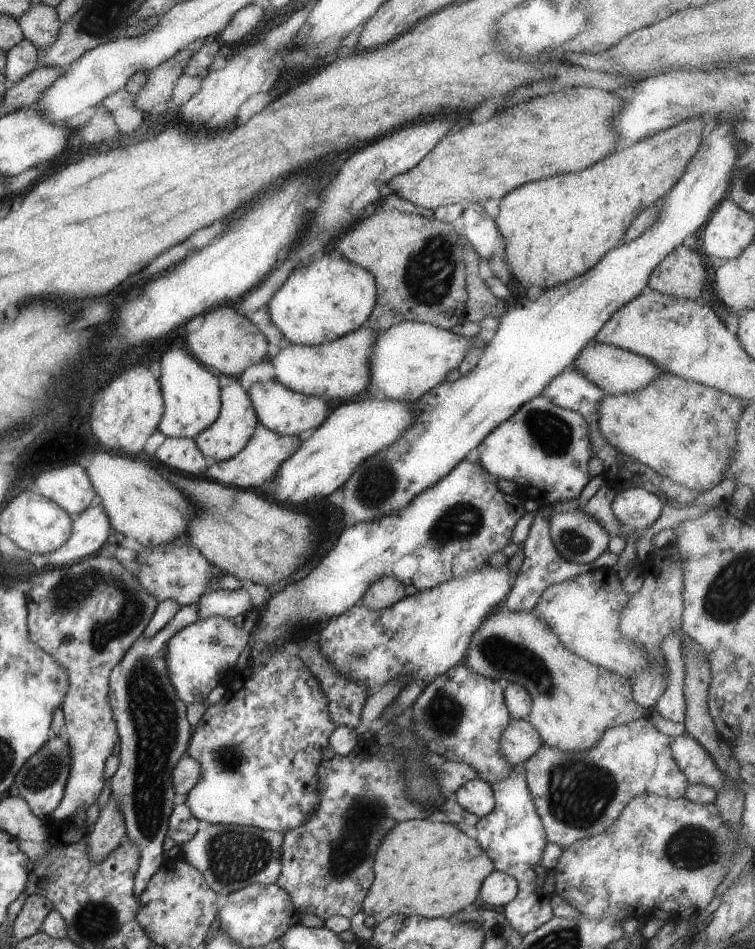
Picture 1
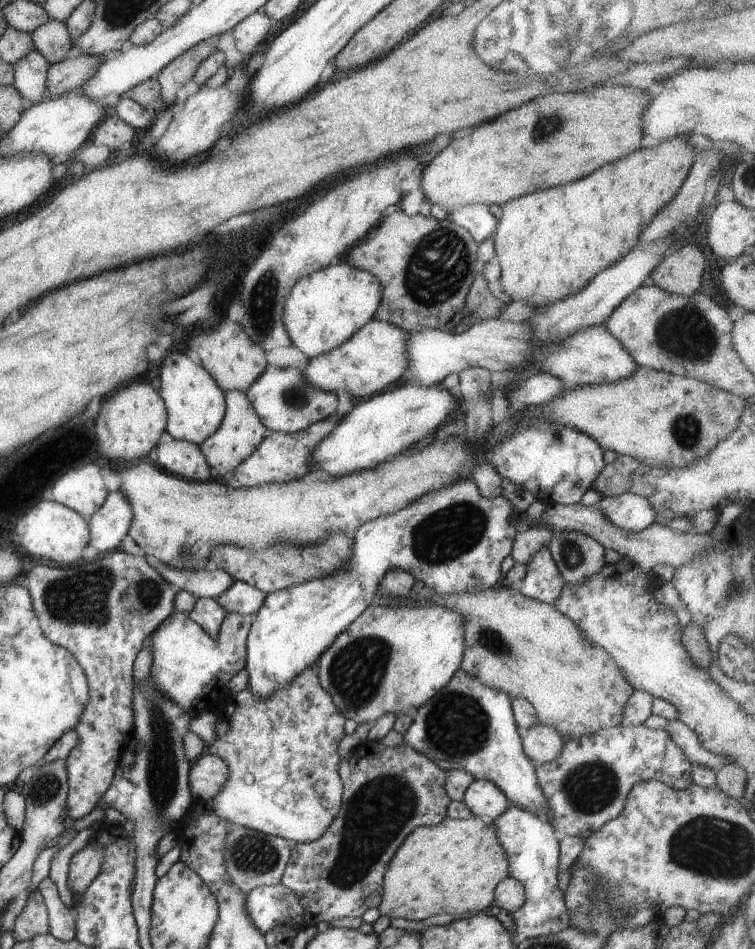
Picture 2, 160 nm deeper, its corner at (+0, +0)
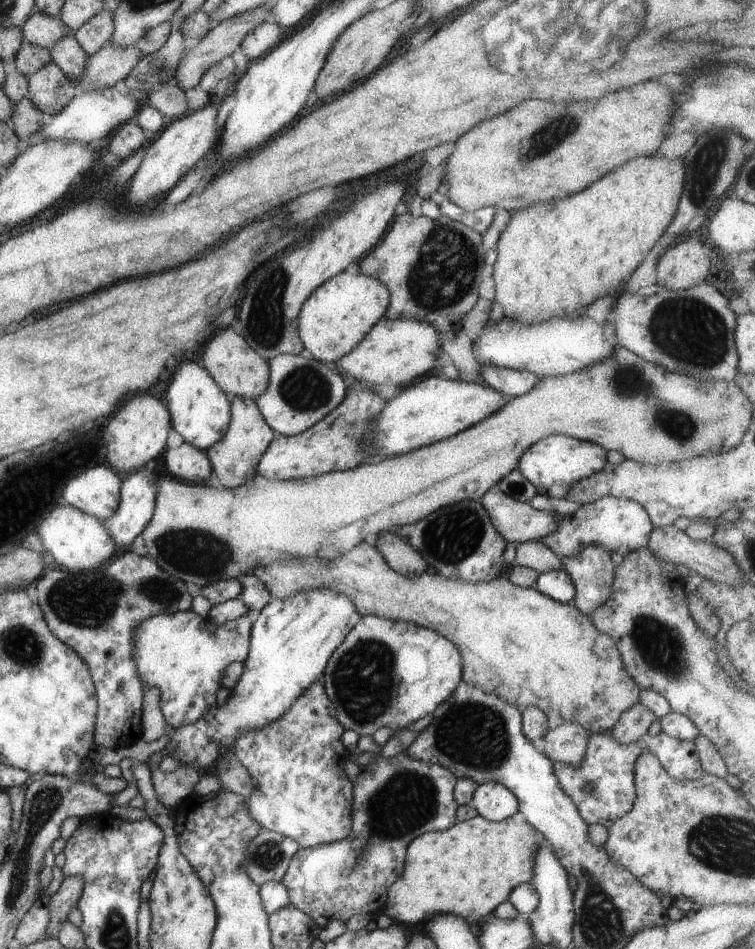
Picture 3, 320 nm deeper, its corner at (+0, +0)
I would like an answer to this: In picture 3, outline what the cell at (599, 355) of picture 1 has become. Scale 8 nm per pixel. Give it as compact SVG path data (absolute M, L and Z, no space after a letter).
M586 315L576 319L554 317L546 322L532 324L508 318L490 321L472 342L473 347L478 346L484 363L530 371L540 379L576 372L592 363L602 362L616 346L604 336L600 325Z

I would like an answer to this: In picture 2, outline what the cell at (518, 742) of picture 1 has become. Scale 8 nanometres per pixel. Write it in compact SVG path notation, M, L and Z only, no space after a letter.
M542 724L530 727L522 738L524 752L536 767L558 758L568 742L557 728Z

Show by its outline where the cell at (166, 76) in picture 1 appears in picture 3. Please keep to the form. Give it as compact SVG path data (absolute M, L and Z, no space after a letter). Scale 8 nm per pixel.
M260 5L245 13L240 13L218 22L203 40L198 43L194 50L184 53L178 68L175 70L173 83L184 90L194 88L194 86L199 84L206 71L218 64L223 58L230 57L234 50L241 48L242 41L246 38L246 35L264 23L264 18L266 18L267 14L270 14L270 10L266 9L264 5Z

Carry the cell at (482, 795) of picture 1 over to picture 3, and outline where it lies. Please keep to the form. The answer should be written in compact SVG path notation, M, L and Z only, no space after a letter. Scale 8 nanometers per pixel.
M492 781L477 785L471 803L477 814L489 821L500 822L519 810L518 799L512 791Z

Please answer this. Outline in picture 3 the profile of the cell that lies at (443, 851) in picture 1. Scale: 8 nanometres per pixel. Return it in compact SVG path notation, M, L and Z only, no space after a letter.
M480 815L445 831L428 831L408 845L403 873L388 889L385 914L393 922L412 926L438 913L455 914L472 923L481 922L486 914L492 914L497 906L509 900L513 888L531 882L534 859L542 840L543 836L527 822L517 823L512 818L489 821Z

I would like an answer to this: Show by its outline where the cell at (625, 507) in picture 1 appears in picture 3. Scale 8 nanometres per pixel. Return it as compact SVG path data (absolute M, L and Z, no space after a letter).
M602 497L594 502L580 505L576 512L565 515L552 513L556 519L556 528L544 535L540 542L545 544L559 557L575 557L584 547L598 545L607 551L626 553L649 546L649 536L654 530L646 509L637 502L620 497Z

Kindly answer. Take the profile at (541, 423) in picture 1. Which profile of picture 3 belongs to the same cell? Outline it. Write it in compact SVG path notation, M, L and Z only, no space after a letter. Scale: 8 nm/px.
M550 435L528 448L516 469L537 487L538 492L551 497L563 497L581 478L588 478L605 468L605 454L605 448L596 443L567 435Z

